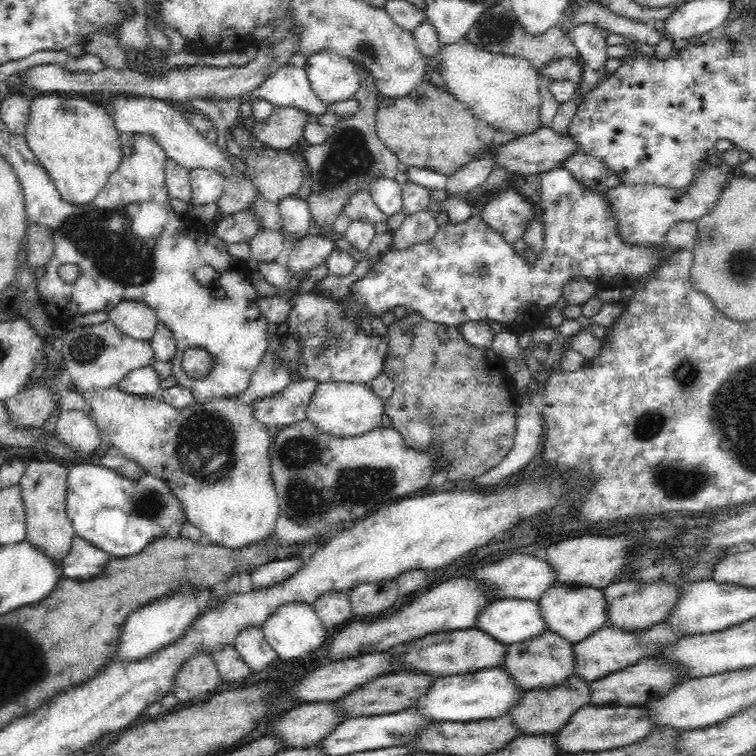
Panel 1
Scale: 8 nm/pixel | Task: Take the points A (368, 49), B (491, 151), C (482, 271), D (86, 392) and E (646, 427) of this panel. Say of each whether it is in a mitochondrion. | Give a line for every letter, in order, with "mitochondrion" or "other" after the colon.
A: mitochondrion
B: other
C: mitochondrion
D: other
E: mitochondrion

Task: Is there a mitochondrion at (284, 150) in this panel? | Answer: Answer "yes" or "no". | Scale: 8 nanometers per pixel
no

